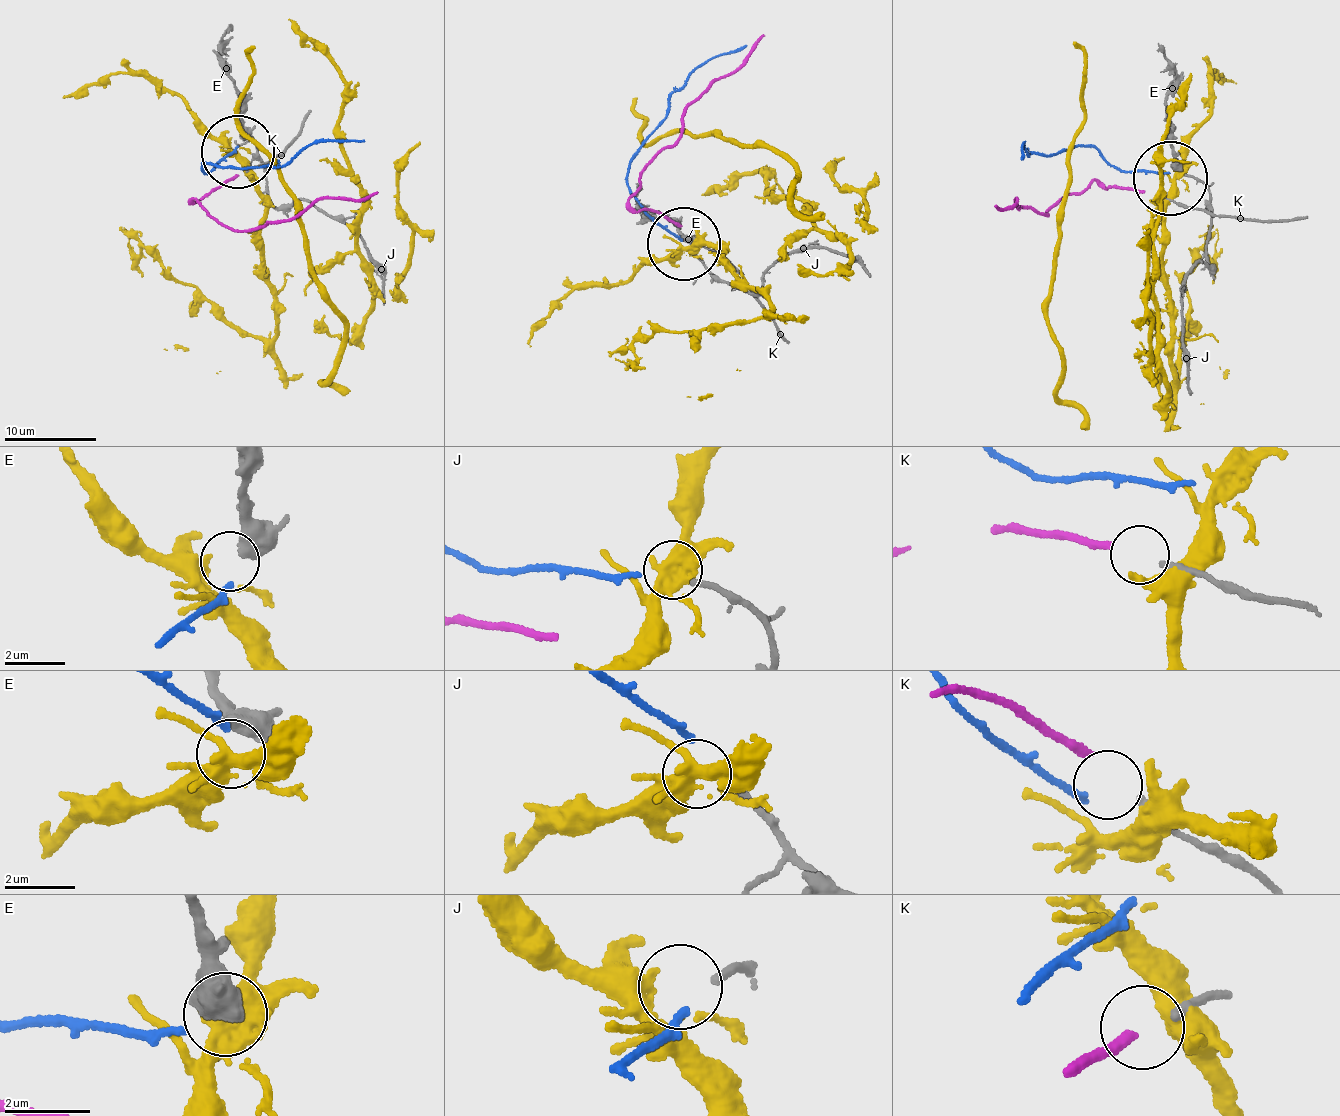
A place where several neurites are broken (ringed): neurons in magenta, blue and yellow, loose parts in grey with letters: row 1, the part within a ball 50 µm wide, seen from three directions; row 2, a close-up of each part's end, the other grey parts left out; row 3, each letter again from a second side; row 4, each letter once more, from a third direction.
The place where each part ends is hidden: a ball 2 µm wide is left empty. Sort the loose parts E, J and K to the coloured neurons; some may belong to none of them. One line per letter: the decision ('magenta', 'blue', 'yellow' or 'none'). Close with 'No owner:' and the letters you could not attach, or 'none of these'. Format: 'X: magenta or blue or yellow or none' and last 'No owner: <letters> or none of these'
E: yellow
J: none
K: none
No owner: J, K

